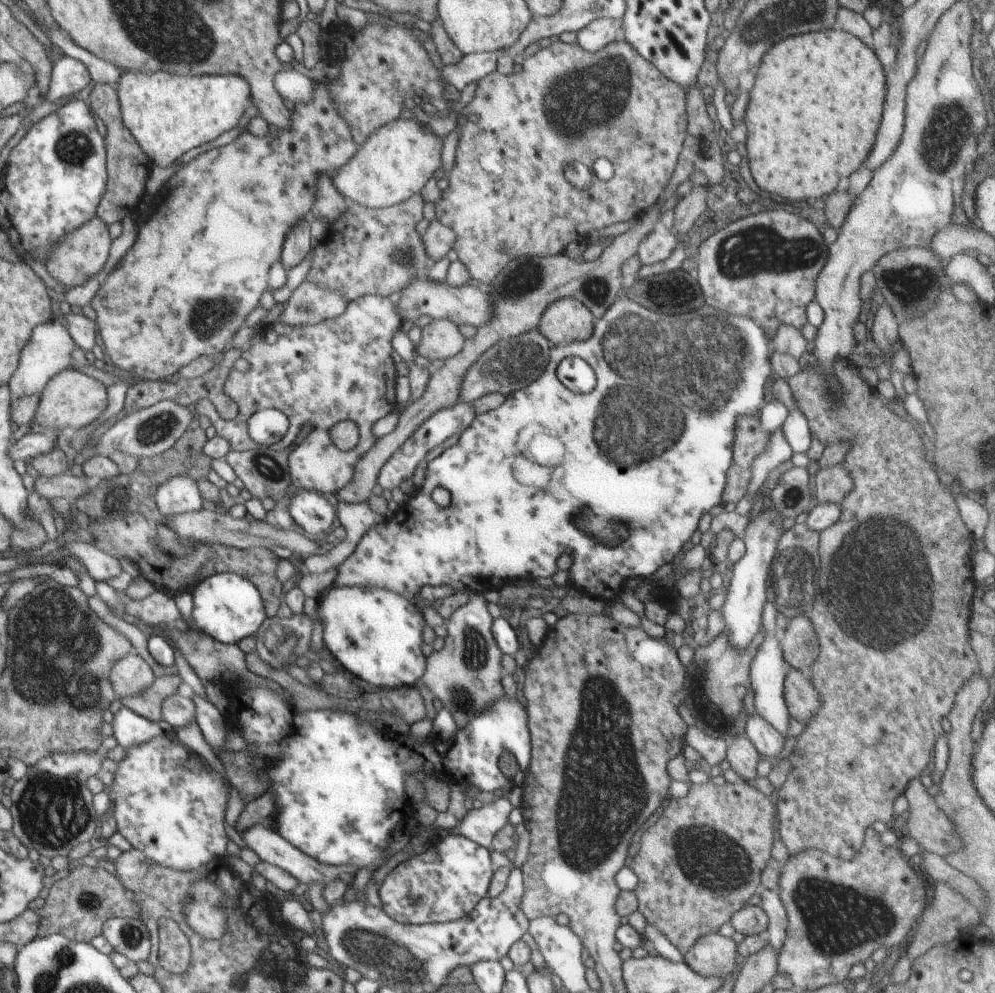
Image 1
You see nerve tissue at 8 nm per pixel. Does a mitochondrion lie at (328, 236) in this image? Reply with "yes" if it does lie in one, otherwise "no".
no

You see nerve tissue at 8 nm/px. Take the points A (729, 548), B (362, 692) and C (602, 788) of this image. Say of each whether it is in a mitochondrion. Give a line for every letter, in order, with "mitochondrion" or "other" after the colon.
A: other
B: other
C: mitochondrion

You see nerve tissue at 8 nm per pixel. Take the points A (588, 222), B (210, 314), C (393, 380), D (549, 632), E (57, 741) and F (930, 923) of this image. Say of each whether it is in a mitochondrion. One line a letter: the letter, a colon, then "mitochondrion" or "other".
A: other
B: mitochondrion
C: other
D: other
E: other
F: other

